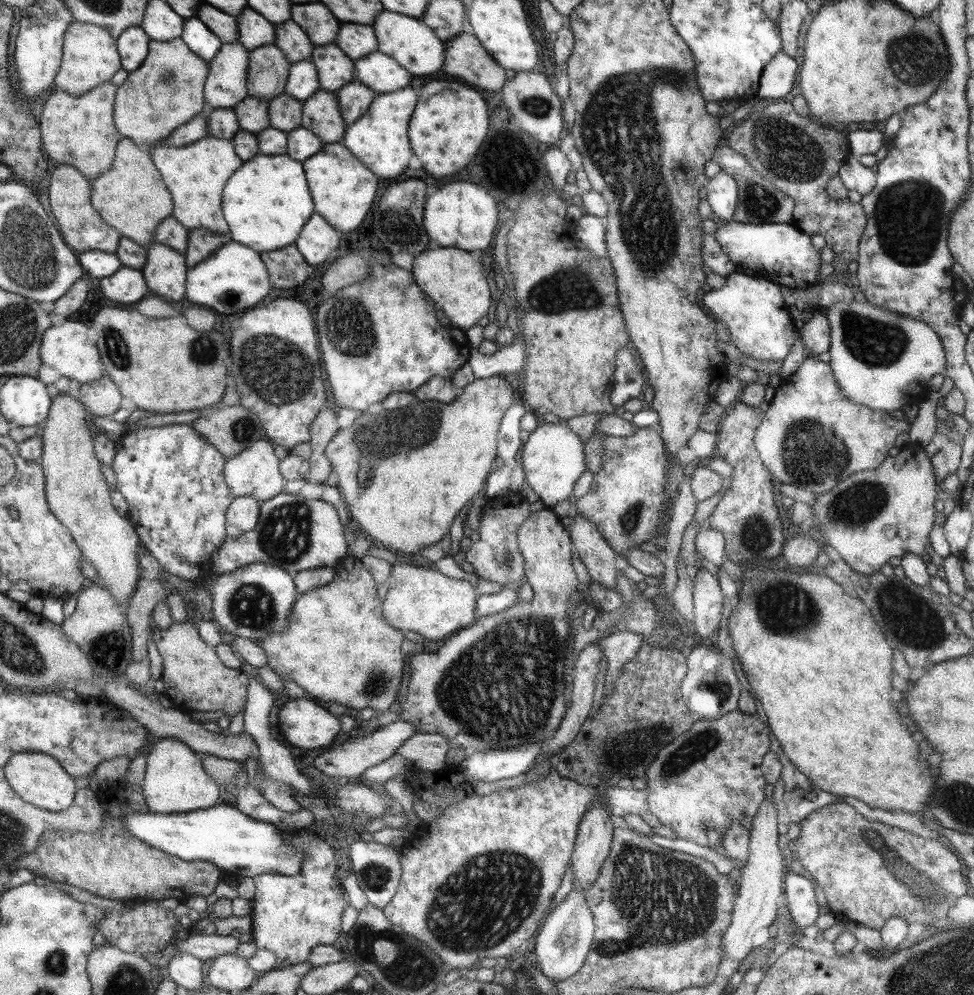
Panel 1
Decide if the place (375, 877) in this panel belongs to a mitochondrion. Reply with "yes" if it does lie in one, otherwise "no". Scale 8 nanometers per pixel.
yes

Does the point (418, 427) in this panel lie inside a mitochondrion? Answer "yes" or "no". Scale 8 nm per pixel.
yes

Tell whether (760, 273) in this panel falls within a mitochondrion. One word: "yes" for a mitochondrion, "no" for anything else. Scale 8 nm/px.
no

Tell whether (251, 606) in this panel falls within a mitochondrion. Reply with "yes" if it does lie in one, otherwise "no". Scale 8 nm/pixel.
yes

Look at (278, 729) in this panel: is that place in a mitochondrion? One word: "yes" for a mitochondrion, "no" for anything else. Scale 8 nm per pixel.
no

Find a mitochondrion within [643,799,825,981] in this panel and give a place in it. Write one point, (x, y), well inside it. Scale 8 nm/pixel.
(702, 826)

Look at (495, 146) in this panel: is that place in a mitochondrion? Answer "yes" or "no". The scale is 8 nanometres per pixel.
no

